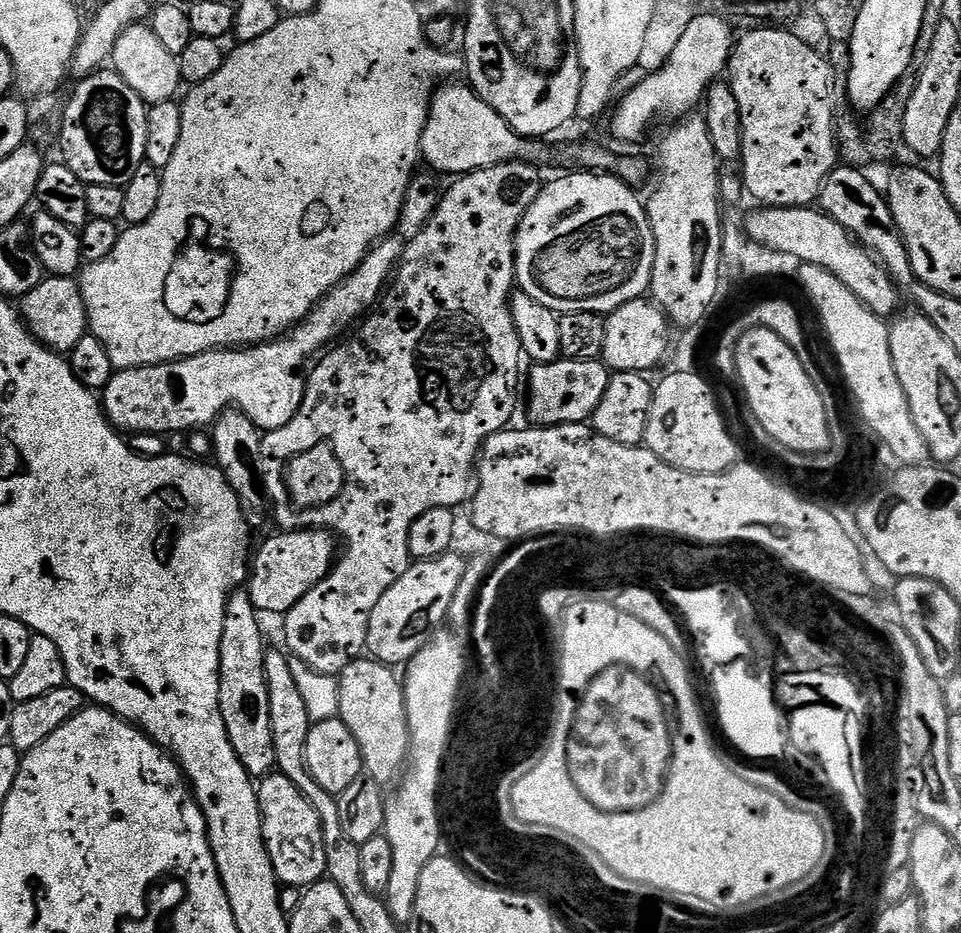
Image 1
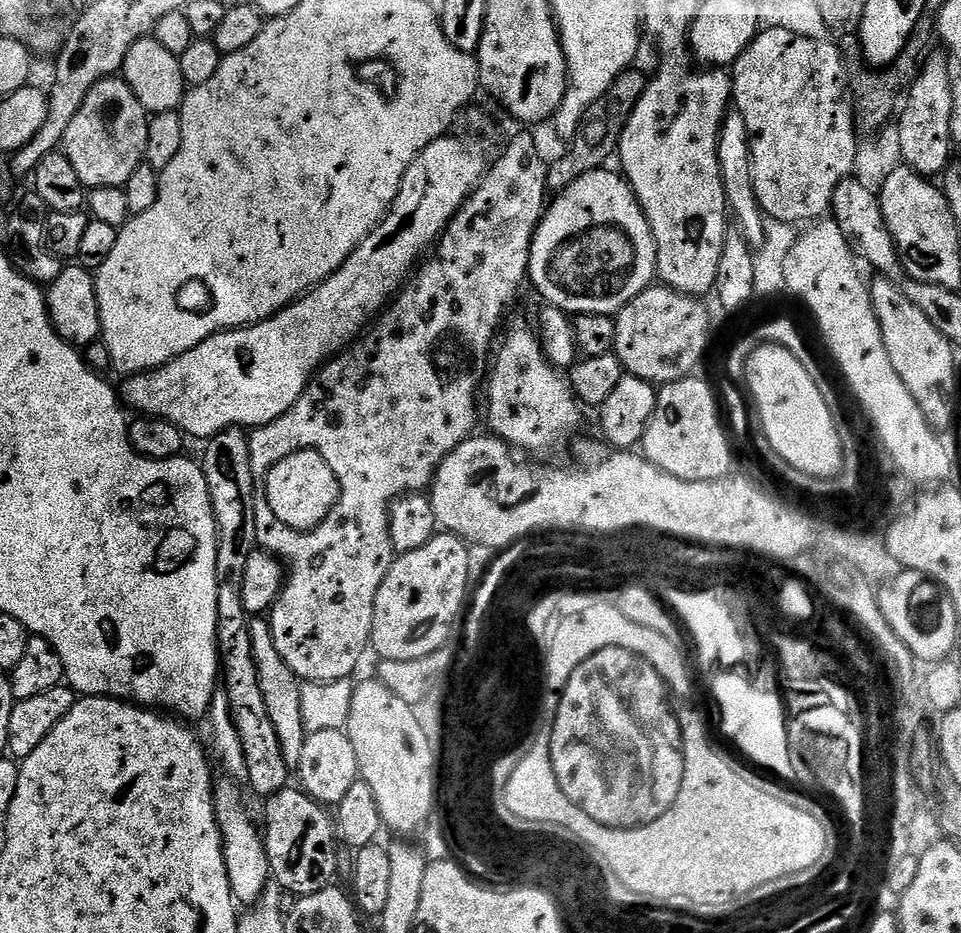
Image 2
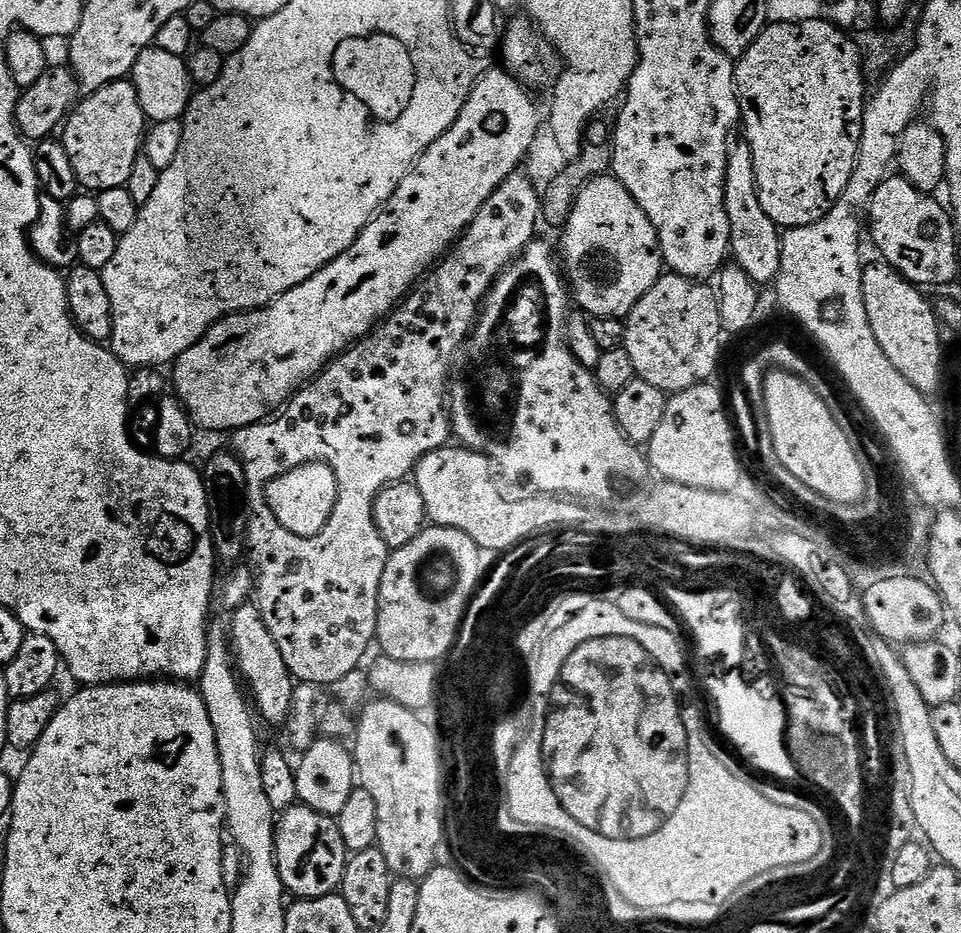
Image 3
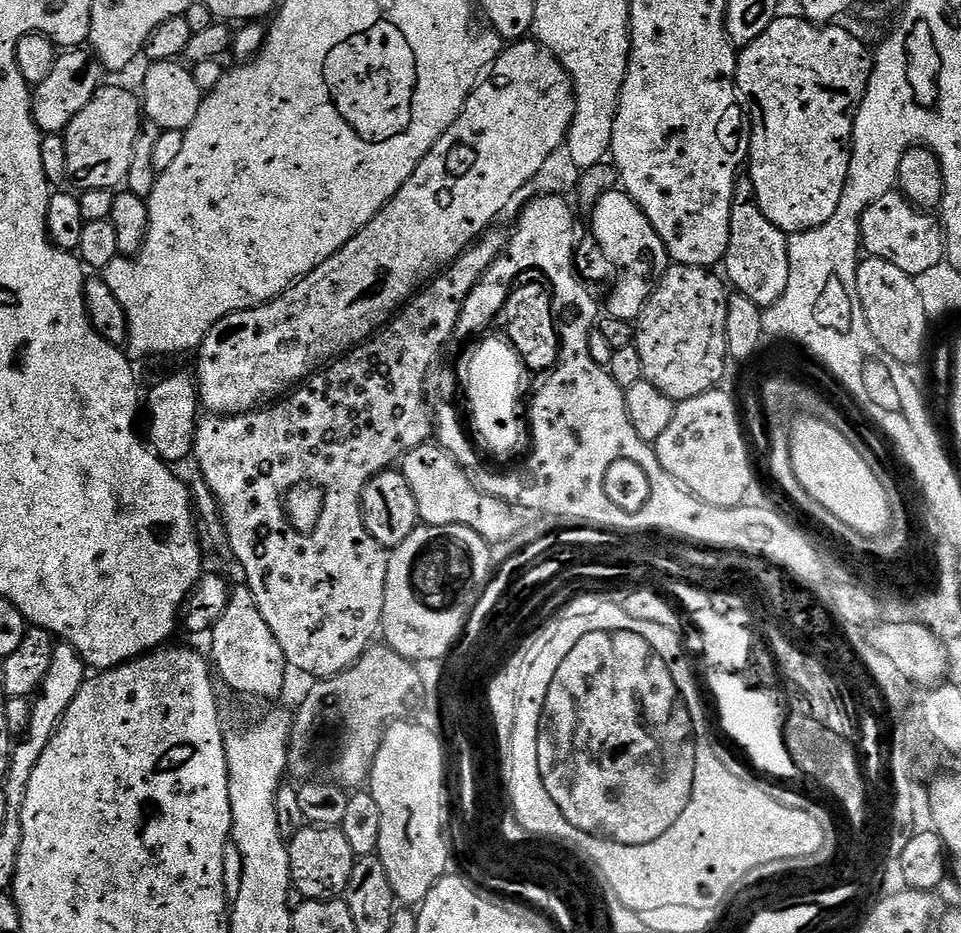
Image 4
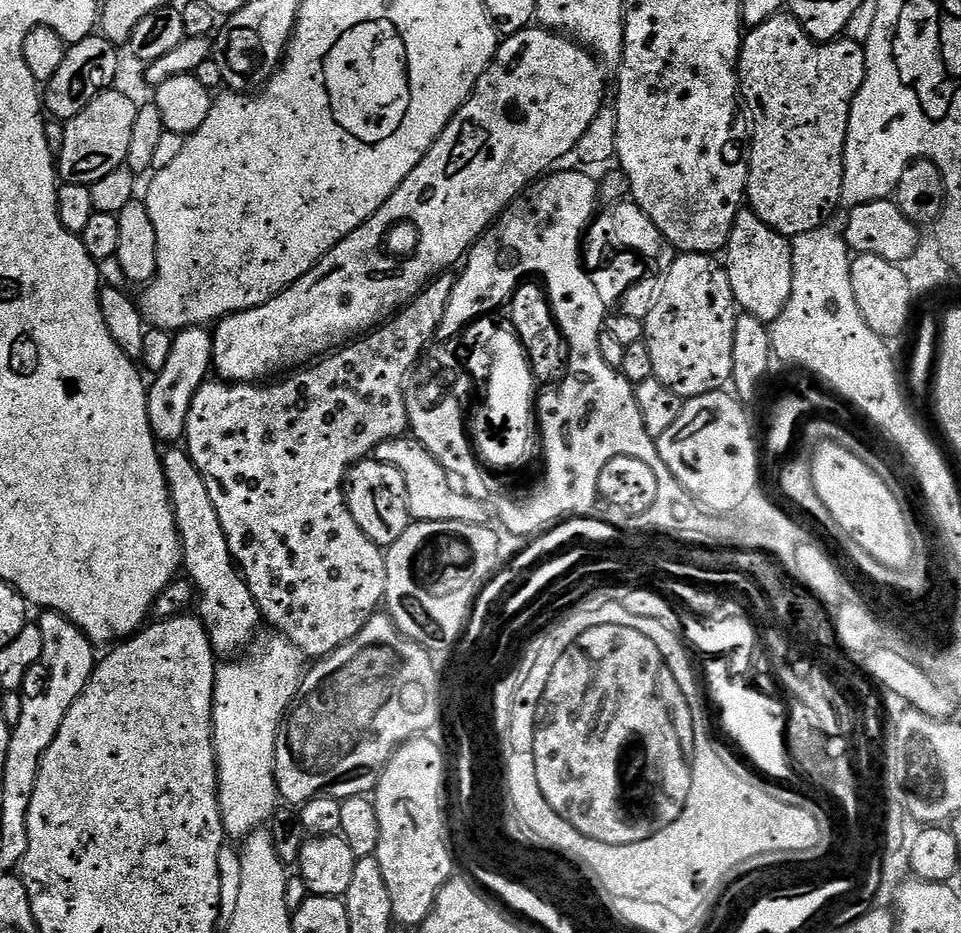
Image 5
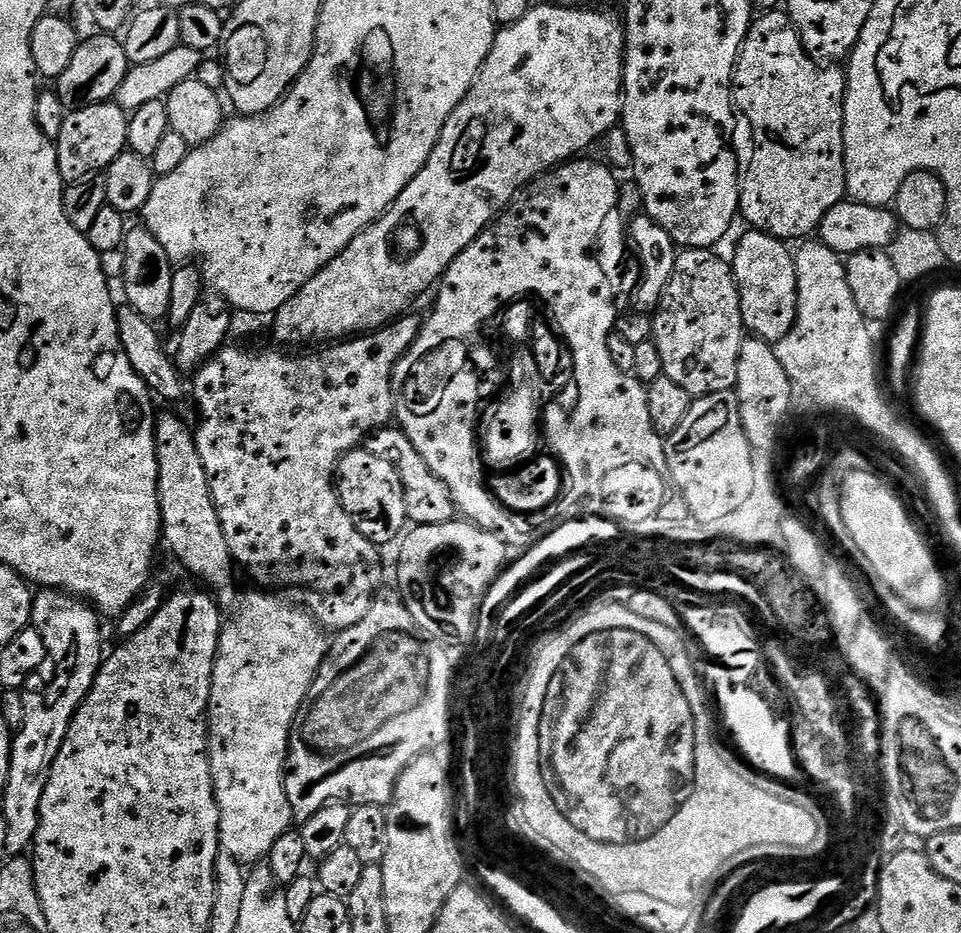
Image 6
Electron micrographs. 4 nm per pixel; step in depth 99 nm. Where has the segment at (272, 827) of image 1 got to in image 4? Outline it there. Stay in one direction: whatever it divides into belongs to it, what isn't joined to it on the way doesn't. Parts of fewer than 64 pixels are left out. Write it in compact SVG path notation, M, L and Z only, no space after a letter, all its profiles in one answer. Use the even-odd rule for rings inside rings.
M305 826L293 840L287 841L288 853L290 854L290 874L292 875L292 887L298 893L301 892L301 897L304 900L335 900L343 897L346 886L350 882L350 870L354 870L358 857L350 850L350 846L346 842L346 834L340 832L339 827L335 828L322 828L319 826Z

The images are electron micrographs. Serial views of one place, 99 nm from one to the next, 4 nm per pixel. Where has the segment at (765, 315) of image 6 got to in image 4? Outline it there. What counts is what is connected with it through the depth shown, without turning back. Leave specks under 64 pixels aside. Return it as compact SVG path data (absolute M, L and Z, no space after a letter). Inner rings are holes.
M747 178L736 181L730 210L730 242L722 261L723 268L727 283L761 309L778 302L778 298L786 294L786 282L790 282L788 236L762 214L756 201L754 186Z

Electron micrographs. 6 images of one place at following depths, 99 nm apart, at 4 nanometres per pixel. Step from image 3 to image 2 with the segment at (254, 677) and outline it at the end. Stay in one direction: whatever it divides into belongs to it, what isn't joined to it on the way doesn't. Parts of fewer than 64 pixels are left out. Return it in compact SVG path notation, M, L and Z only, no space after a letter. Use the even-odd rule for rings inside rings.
M252 618L248 621L250 642L254 650L254 662L258 666L258 678L262 686L262 698L266 698L266 714L270 714L270 722L274 722L274 734L278 734L278 746L282 746L282 758L289 770L300 767L302 746L306 746L309 732L304 728L302 716L302 682L282 662L282 654L278 654L278 646L274 646L274 634L271 623L264 618Z

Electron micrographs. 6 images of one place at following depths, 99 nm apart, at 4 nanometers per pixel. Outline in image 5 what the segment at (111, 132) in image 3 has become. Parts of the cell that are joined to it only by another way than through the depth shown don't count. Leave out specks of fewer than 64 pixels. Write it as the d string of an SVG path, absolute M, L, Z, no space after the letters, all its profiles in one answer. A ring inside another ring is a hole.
M105 90L94 97L90 106L64 124L64 141L58 153L58 176L65 184L96 184L112 171L125 167L130 150L130 133L138 107L124 92Z

